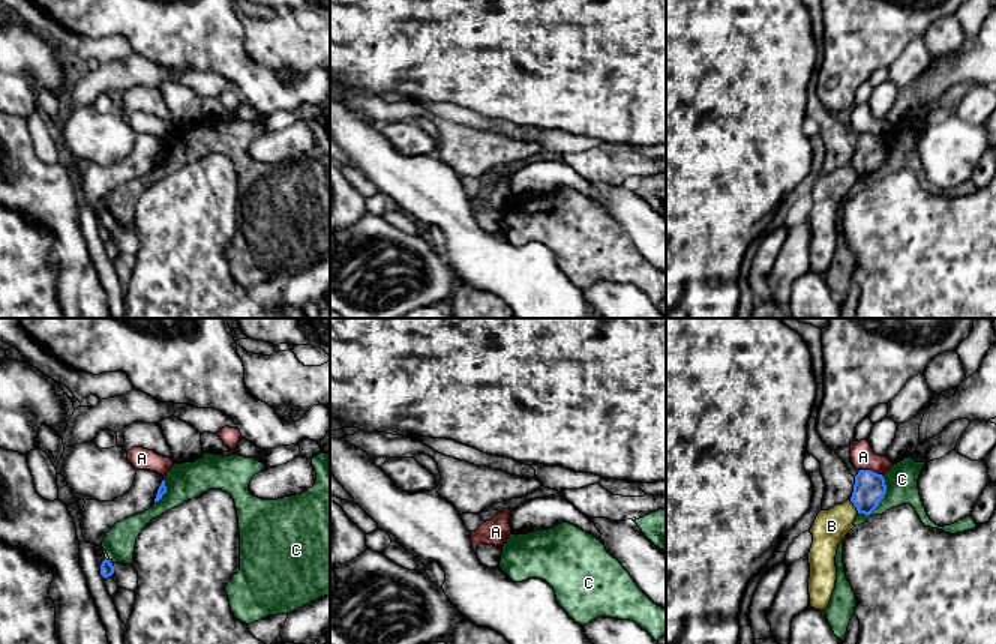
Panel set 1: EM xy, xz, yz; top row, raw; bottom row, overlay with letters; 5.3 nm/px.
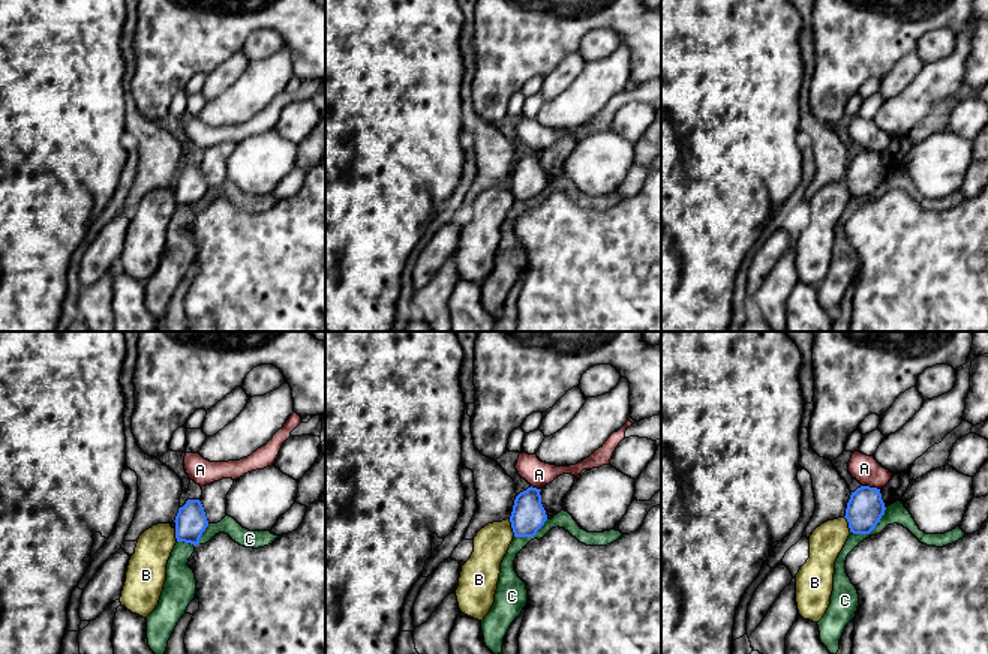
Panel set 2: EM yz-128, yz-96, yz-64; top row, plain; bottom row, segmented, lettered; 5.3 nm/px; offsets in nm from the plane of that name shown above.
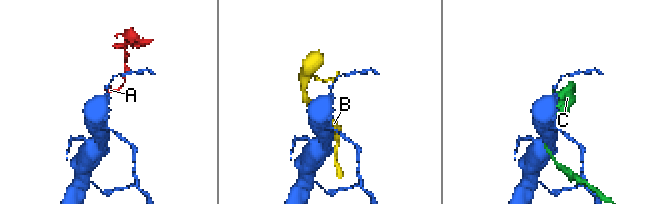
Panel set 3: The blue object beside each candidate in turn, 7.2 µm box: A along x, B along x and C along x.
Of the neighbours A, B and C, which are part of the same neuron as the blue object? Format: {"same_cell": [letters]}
{"same_cell": []}

